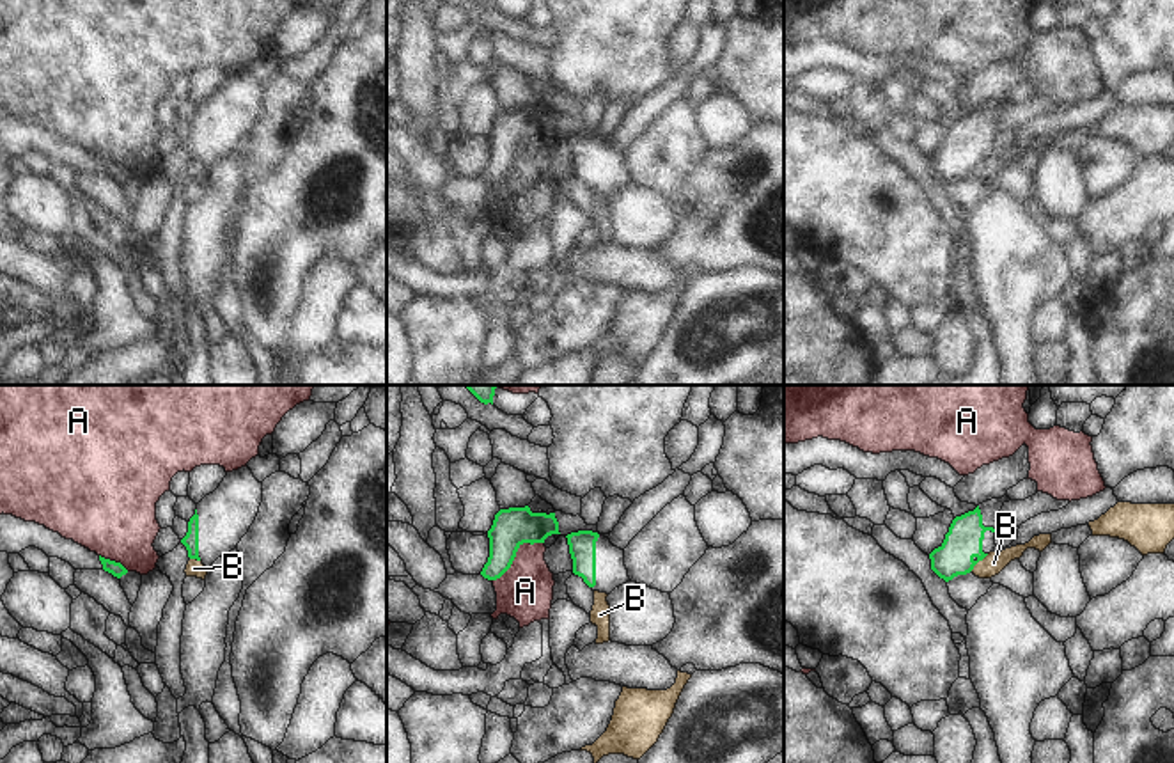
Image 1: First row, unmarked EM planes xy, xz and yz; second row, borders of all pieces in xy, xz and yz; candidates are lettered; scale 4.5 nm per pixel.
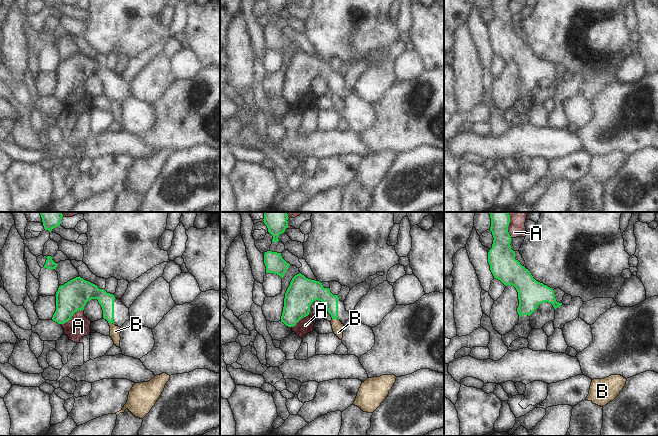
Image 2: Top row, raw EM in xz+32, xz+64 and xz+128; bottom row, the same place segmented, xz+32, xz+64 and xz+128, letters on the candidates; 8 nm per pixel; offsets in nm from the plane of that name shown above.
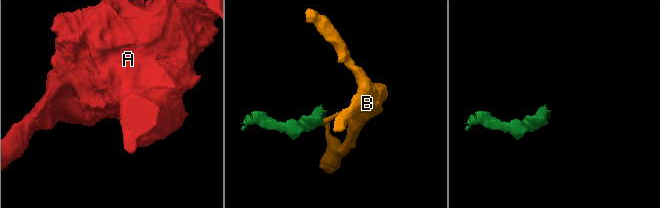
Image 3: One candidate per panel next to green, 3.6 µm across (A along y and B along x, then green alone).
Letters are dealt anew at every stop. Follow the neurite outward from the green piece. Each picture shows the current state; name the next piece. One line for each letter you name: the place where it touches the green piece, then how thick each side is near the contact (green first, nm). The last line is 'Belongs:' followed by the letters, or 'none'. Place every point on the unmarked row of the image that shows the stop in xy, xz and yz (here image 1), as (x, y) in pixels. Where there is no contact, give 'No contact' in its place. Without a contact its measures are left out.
Belongs: none

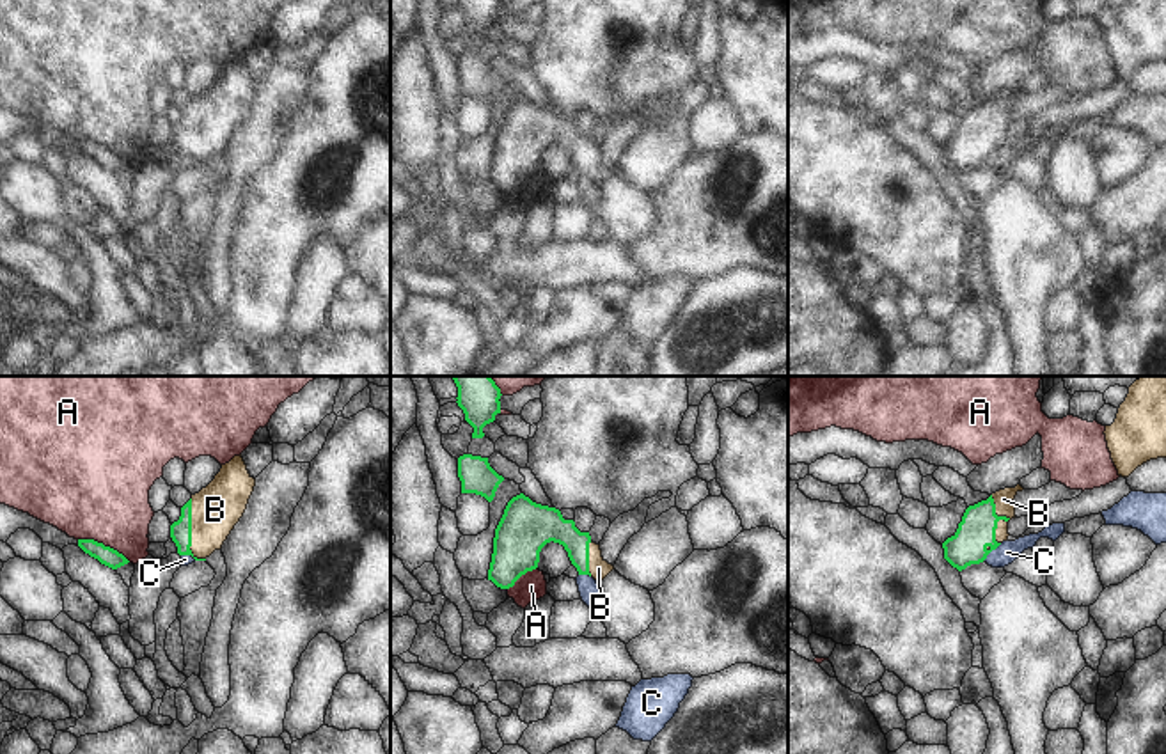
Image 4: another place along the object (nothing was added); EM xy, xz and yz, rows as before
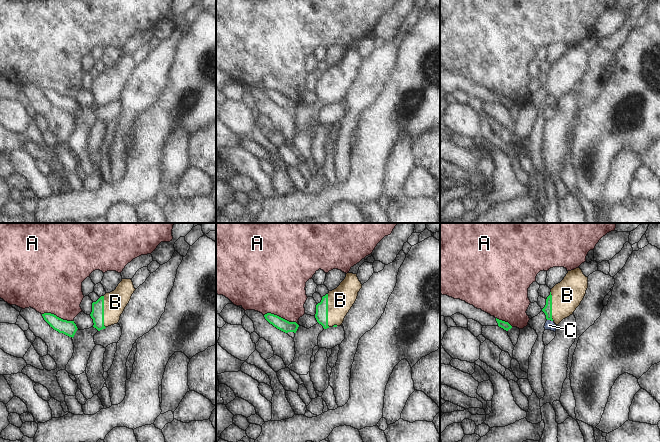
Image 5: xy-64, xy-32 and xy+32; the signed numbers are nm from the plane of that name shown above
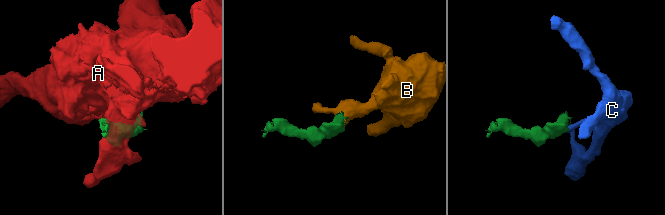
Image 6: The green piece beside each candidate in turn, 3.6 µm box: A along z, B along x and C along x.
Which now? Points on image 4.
B: Touches green at xy (190, 135). Thickness 100 nm (green) against 220 nm
Belongs: B

